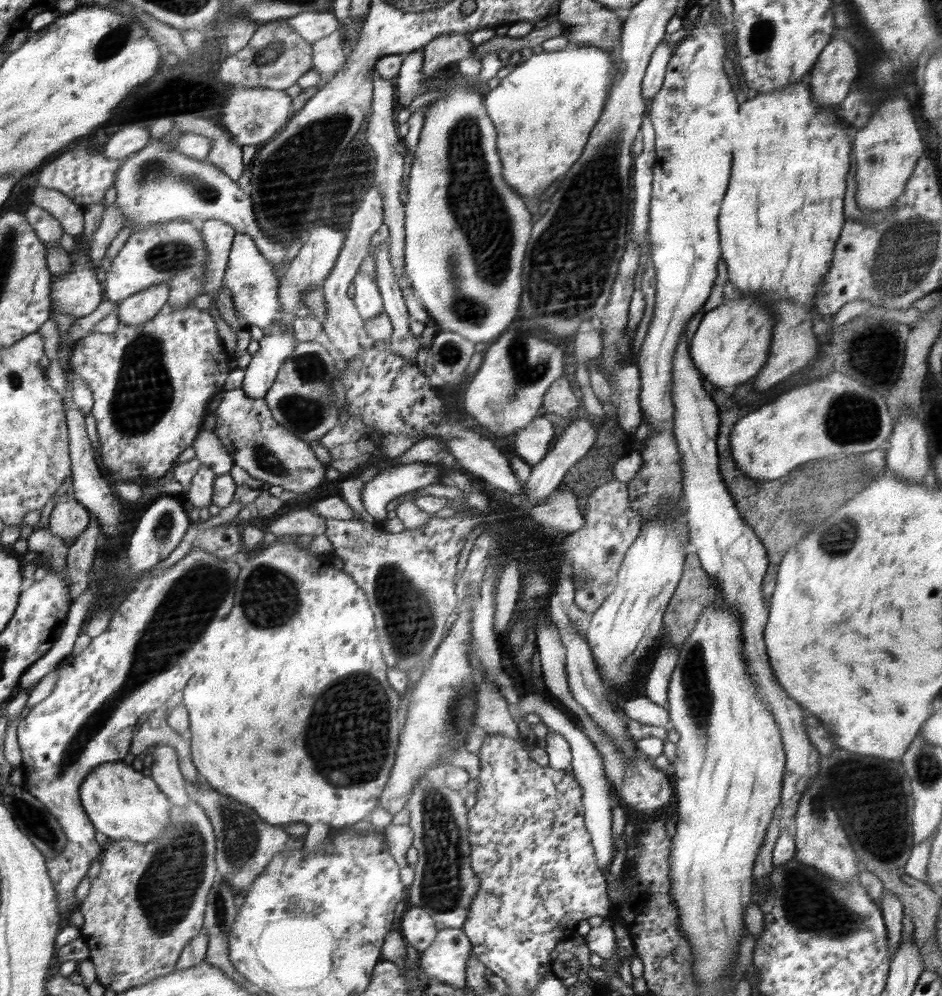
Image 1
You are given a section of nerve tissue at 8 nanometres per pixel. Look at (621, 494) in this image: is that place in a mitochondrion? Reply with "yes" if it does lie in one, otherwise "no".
no

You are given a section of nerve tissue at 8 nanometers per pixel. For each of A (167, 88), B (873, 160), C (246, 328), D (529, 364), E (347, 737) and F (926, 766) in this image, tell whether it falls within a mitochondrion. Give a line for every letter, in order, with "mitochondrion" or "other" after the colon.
A: other
B: mitochondrion
C: other
D: mitochondrion
E: mitochondrion
F: mitochondrion

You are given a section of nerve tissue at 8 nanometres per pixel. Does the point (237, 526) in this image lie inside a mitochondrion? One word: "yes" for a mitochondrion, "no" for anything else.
no

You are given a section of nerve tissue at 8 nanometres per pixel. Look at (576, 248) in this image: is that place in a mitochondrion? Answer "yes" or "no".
yes

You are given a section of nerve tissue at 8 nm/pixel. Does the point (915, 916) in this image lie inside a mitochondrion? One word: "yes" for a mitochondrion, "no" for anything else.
no

